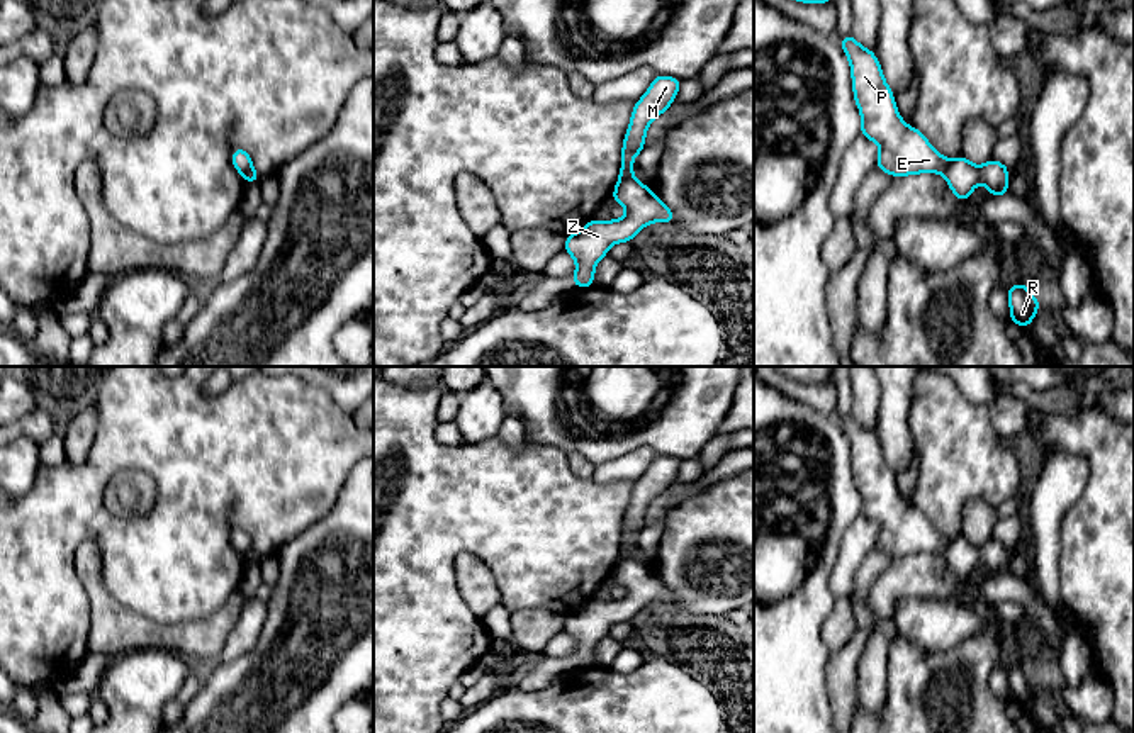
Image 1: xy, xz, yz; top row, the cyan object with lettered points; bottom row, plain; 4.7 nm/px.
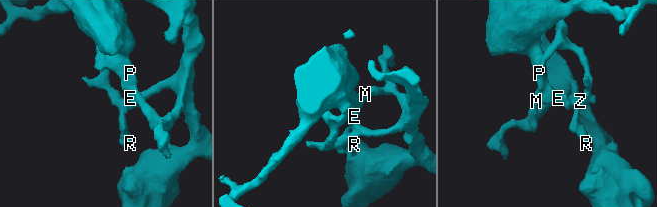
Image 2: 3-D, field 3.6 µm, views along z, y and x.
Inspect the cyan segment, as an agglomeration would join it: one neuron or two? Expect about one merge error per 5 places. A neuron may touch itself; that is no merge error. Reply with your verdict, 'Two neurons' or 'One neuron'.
Two neurons

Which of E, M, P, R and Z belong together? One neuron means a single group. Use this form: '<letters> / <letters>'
E M P / R Z

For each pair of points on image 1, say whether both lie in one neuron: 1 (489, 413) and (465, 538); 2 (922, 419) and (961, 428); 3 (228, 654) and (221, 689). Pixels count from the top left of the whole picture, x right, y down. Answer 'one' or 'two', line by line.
1: two
2: one
3: two

